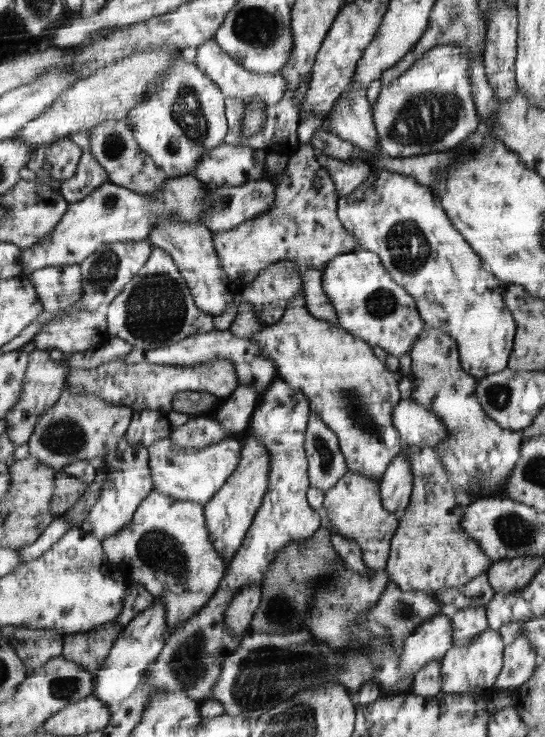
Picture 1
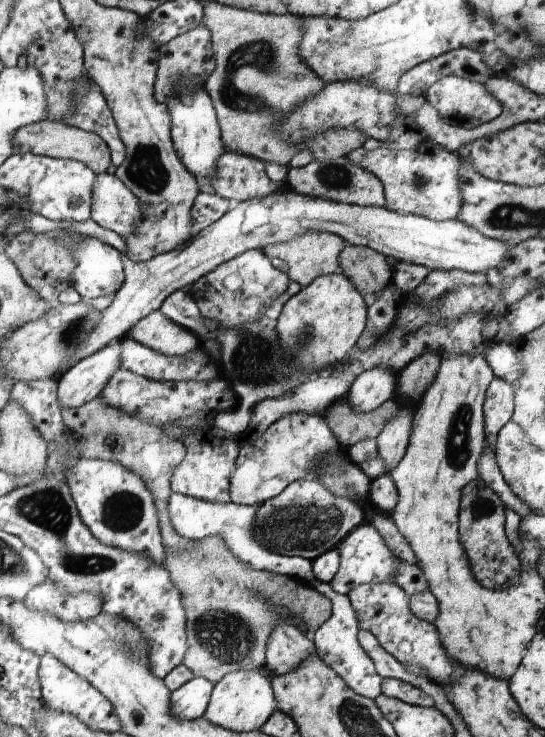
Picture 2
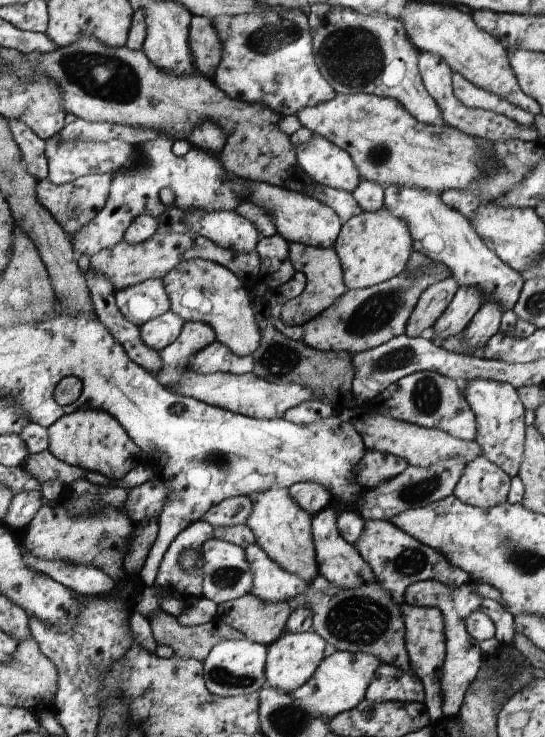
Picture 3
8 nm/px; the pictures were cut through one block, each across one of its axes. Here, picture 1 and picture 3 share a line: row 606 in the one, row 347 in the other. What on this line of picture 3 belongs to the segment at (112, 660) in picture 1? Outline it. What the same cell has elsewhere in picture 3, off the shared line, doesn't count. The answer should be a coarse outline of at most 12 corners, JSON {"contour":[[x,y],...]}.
{"contour":[[167,310],[139,327],[158,352],[178,339],[184,321]]}

